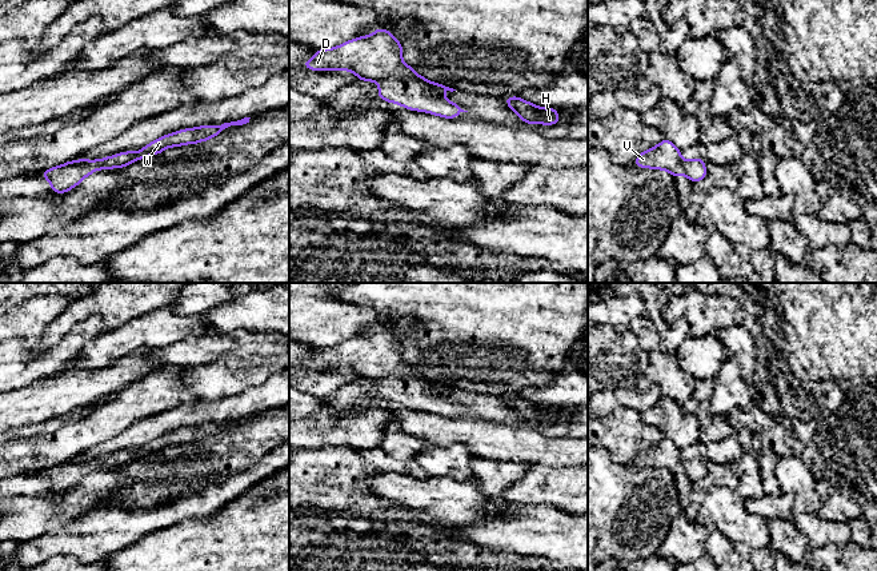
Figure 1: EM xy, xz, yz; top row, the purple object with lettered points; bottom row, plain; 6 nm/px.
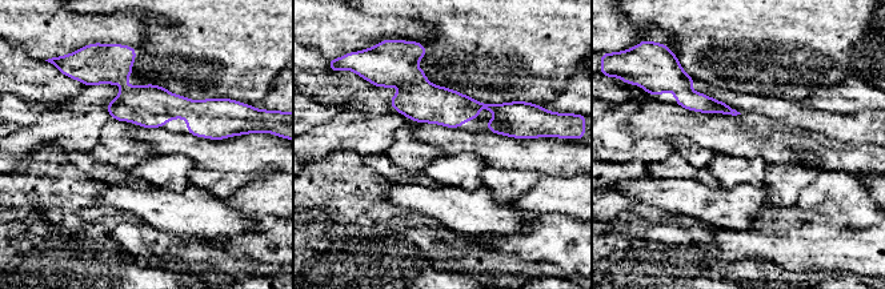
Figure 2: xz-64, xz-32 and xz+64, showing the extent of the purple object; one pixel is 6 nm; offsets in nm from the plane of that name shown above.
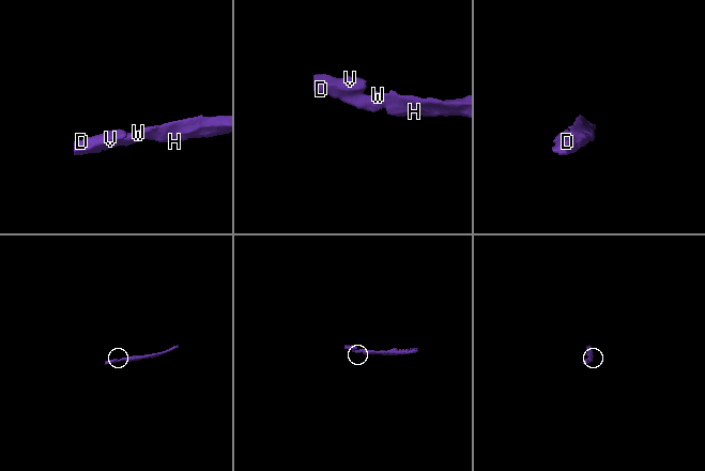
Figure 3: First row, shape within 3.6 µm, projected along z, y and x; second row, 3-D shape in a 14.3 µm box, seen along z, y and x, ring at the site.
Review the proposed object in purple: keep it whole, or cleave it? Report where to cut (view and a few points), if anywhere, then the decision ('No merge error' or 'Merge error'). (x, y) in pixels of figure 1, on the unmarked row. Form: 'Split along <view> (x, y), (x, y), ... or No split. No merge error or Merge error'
No split. No merge error

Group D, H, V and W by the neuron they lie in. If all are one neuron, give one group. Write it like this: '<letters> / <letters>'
D H V W

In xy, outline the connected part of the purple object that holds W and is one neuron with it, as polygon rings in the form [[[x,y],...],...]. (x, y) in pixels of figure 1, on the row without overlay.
[[[251,416],[237,420],[224,422],[221,424],[201,424],[197,427],[185,427],[179,431],[168,432],[159,436],[141,447],[139,451],[121,451],[99,459],[72,459],[55,467],[45,468],[40,474],[51,482],[55,492],[65,492],[75,487],[81,479],[97,468],[124,467],[128,463],[161,452],[165,447],[180,446],[184,443],[196,443],[217,435],[223,428],[231,424],[243,424],[249,422]]]

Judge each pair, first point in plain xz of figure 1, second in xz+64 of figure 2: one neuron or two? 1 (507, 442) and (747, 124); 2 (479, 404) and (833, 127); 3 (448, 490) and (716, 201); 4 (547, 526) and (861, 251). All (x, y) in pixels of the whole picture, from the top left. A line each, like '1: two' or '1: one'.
1: one
2: one
3: one
4: one

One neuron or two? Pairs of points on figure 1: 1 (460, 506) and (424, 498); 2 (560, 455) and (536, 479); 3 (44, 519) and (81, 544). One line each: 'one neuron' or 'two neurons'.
1: one neuron
2: two neurons
3: two neurons

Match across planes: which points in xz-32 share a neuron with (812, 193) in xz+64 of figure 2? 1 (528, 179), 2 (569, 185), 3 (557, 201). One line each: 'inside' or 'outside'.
1: outside
2: inside
3: inside

